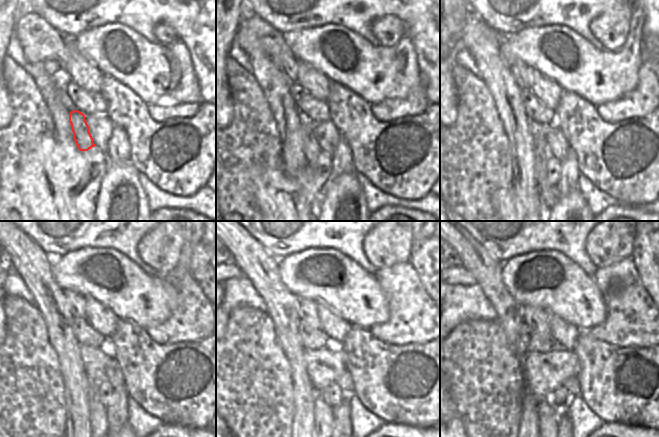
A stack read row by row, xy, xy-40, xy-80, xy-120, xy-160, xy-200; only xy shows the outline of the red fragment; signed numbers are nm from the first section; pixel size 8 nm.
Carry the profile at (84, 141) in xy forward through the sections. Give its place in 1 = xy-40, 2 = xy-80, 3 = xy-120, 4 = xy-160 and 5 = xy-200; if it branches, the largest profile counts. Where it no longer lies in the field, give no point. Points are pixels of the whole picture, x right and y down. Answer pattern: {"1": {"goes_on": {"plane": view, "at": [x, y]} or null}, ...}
{"1": {"goes_on": {"plane": "xy-40", "at": [311, 148]}}, "2": {"goes_on": {"plane": "xy-80", "at": [547, 195]}}, "3": {"goes_on": {"plane": "xy-120", "at": [97, 412]}}, "4": {"goes_on": {"plane": "xy-160", "at": [322, 413]}}, "5": {"goes_on": {"plane": "xy-200", "at": [547, 415]}}}

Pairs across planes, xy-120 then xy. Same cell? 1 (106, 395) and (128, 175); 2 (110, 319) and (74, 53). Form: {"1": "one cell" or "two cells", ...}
{"1": "two cells", "2": "one cell"}

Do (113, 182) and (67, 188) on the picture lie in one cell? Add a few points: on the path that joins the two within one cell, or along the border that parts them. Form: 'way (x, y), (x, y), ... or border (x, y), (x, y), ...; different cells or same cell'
border (107, 162), (94, 207); different cells

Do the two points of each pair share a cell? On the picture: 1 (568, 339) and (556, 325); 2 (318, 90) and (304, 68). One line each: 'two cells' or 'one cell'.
1: one cell
2: one cell

